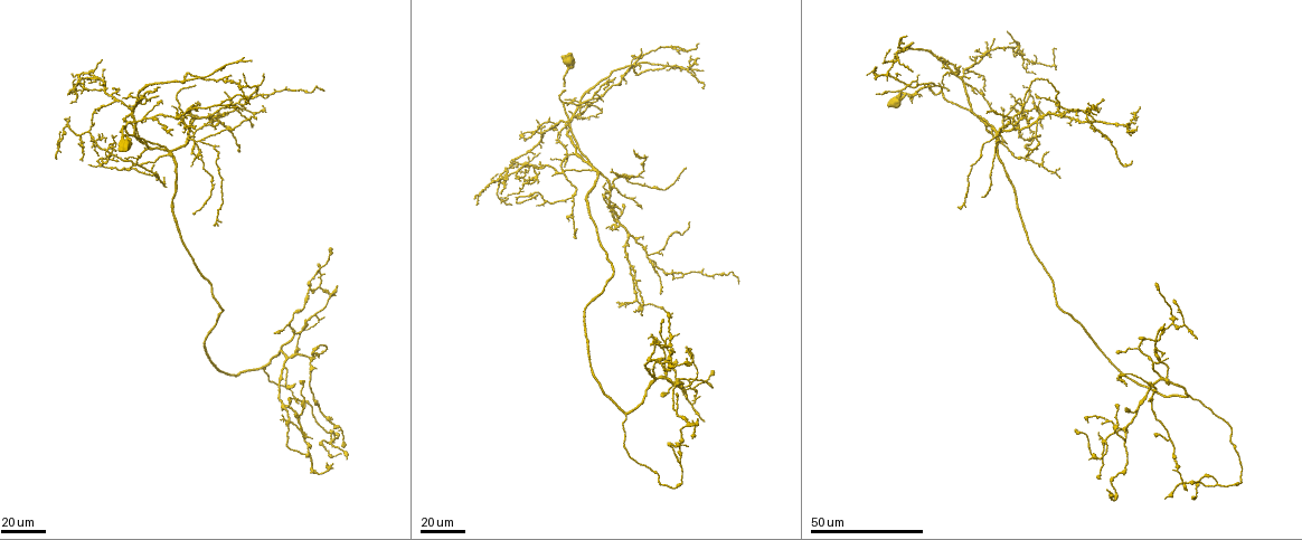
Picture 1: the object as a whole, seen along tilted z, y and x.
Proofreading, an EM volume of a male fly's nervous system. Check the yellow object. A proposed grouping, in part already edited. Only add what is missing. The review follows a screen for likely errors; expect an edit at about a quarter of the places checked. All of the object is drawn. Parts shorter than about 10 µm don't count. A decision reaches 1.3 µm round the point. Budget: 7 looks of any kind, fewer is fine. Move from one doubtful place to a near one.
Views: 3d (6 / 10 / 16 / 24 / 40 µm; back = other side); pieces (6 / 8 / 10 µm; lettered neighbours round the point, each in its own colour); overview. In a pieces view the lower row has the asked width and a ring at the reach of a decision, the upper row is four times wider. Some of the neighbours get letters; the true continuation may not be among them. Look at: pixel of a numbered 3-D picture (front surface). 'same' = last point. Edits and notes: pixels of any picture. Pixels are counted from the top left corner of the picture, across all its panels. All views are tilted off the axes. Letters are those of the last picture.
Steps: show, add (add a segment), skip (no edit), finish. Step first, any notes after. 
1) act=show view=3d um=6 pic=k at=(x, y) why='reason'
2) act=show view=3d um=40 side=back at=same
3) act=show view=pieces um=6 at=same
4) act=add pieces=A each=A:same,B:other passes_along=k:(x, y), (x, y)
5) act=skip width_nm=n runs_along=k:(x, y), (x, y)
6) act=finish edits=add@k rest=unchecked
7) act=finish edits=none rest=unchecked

act=show view=3d um=24 pic=1 at=(243, 56) why='free end'

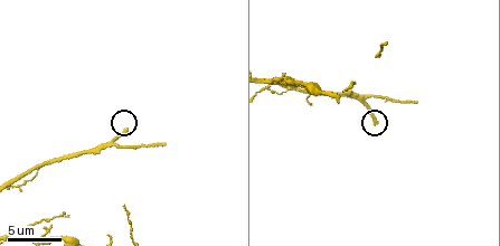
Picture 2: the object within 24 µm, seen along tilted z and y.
act=show view=pieces um=8 pic=2 at=(128, 128)

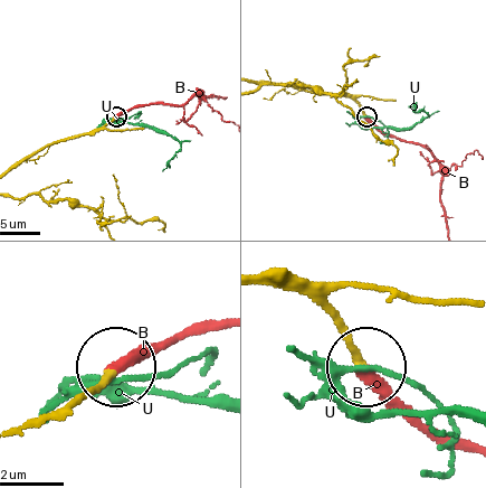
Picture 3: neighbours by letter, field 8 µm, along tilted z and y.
act=add pieces=B each=B:same,U:other passes_along=3:(43, 422), (181, 335), (222, 326) found='the cell continues'

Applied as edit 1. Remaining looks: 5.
act=show view=overview why='redraw'

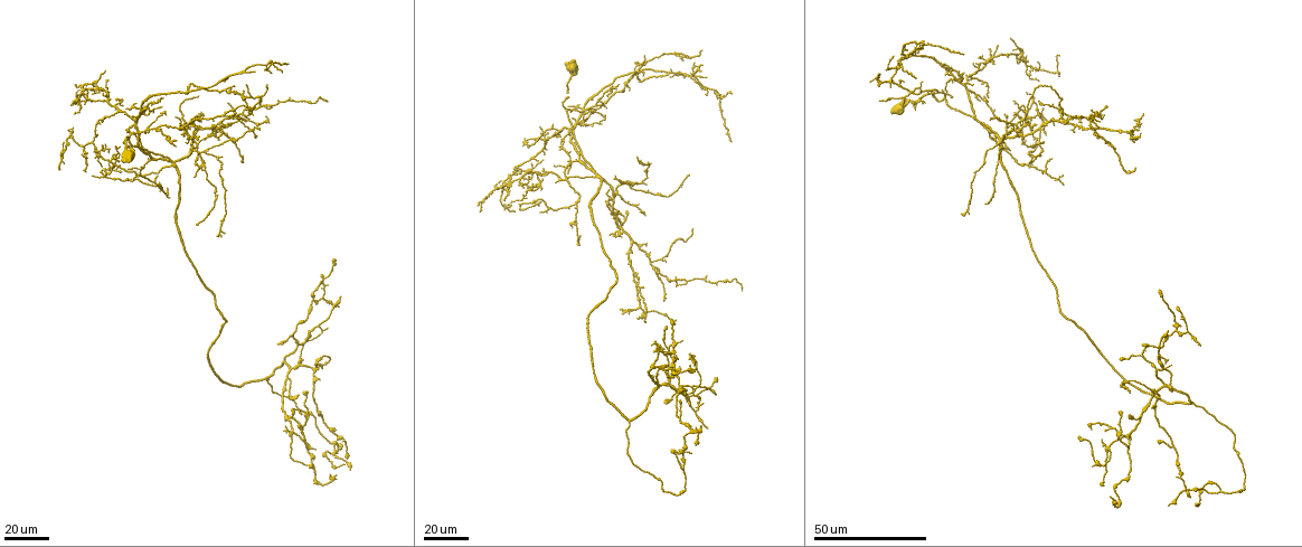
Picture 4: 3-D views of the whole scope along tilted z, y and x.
act=show view=3d um=40 pic=4 at=(247, 122) why='branch stops here'

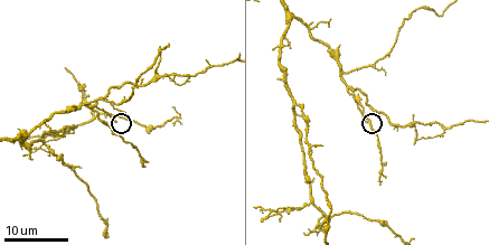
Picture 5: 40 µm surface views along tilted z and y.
act=show view=pieces um=10 pic=5 at=(117, 122)

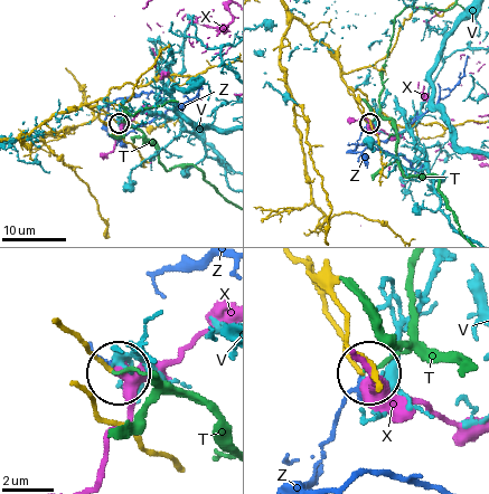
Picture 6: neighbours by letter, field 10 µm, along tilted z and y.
act=skip width_nm=160 each=T:other,V:other,X:other,Z:other runs_along=6:(56, 322), (109, 369) found='none of them fits'

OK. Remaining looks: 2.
act=show view=3d um=40 pic=4 at=(340, 299) why='thin end'

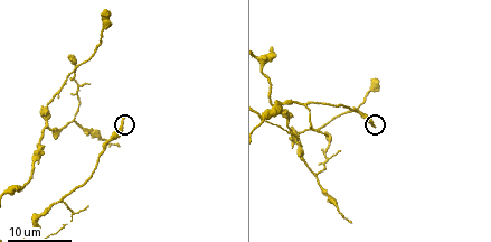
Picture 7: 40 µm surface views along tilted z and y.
act=show view=pieces um=10 pic=7 at=(124, 119)

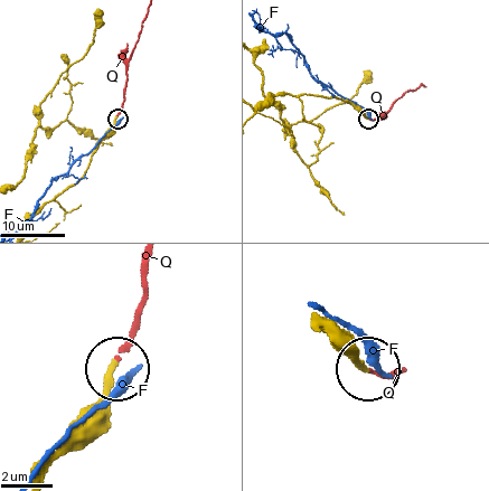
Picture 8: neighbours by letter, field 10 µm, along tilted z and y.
act=add pieces=Q each=F:other,Q:same passes_along=8:(103, 135), (120, 110), (125, 62), (141, 26) found='the cell continues'

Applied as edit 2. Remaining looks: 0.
act=finish edits=add@3,add@8 rest=unchecked

